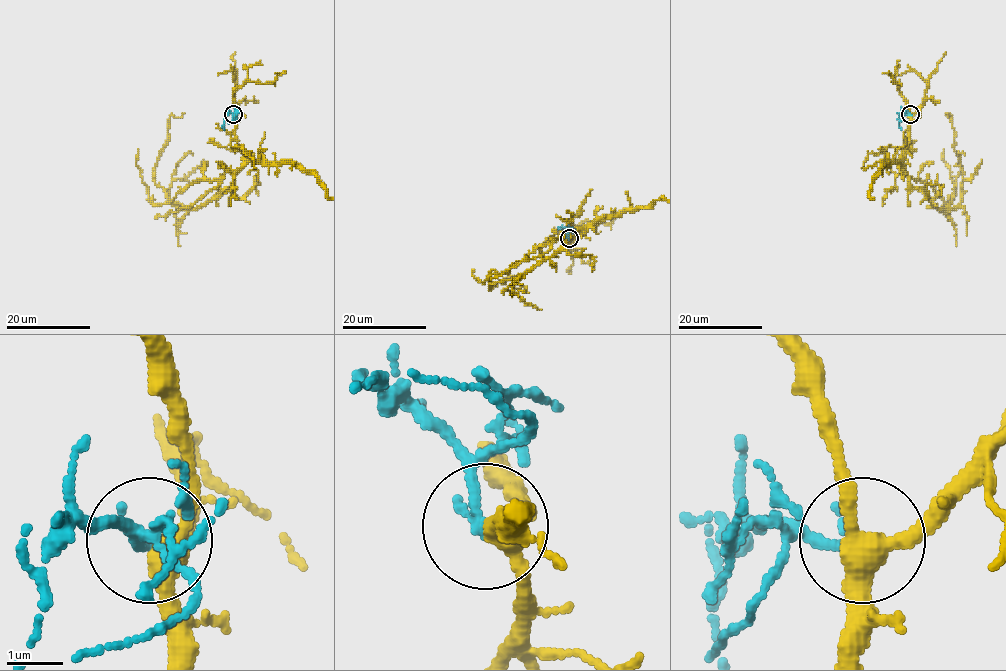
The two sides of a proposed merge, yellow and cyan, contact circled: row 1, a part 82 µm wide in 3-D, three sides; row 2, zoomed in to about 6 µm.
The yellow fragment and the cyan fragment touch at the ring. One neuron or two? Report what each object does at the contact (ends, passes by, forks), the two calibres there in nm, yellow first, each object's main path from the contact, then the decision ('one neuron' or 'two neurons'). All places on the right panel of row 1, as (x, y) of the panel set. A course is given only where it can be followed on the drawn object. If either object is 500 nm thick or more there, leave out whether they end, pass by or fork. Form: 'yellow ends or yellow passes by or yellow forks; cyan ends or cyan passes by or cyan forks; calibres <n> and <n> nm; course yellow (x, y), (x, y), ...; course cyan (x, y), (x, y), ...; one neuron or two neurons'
yellow forks; cyan ends; calibres 340 and 220 nm; course cyan (910, 114), (901, 114), (901, 130); two neurons

